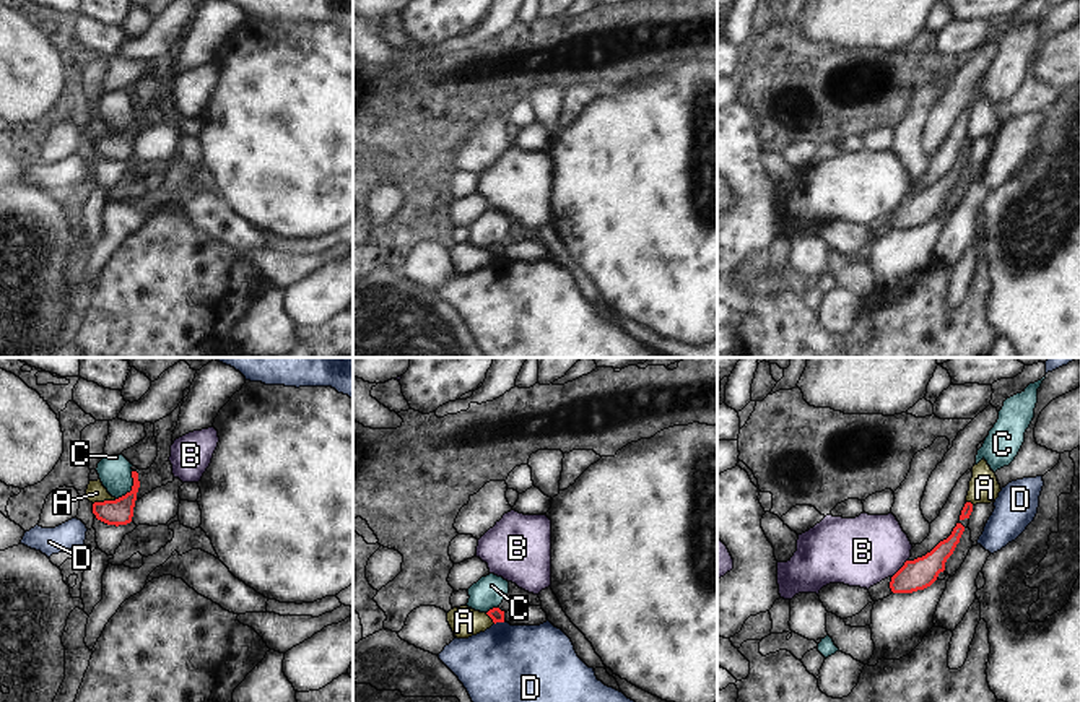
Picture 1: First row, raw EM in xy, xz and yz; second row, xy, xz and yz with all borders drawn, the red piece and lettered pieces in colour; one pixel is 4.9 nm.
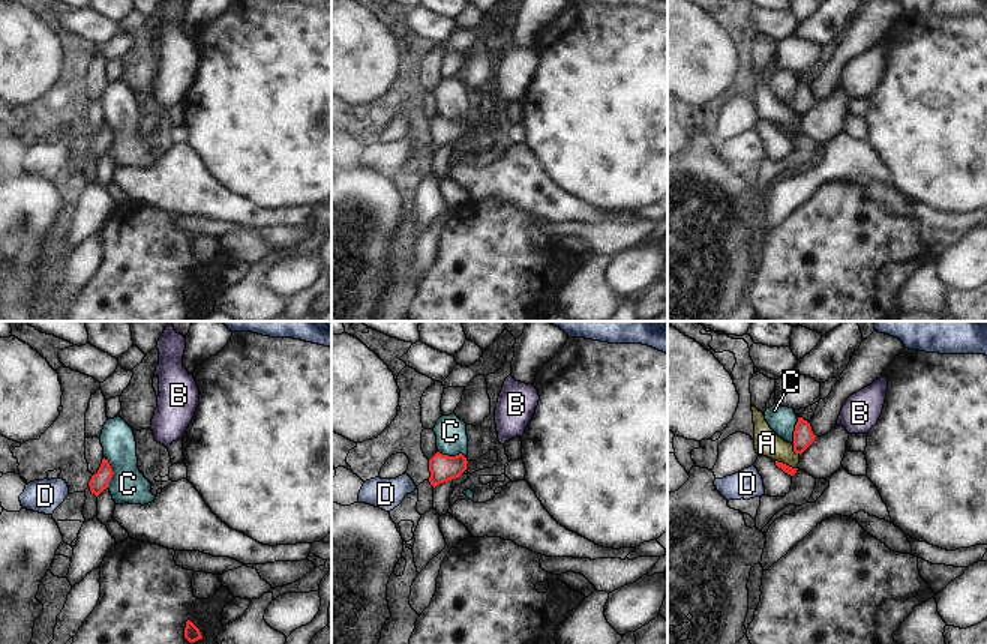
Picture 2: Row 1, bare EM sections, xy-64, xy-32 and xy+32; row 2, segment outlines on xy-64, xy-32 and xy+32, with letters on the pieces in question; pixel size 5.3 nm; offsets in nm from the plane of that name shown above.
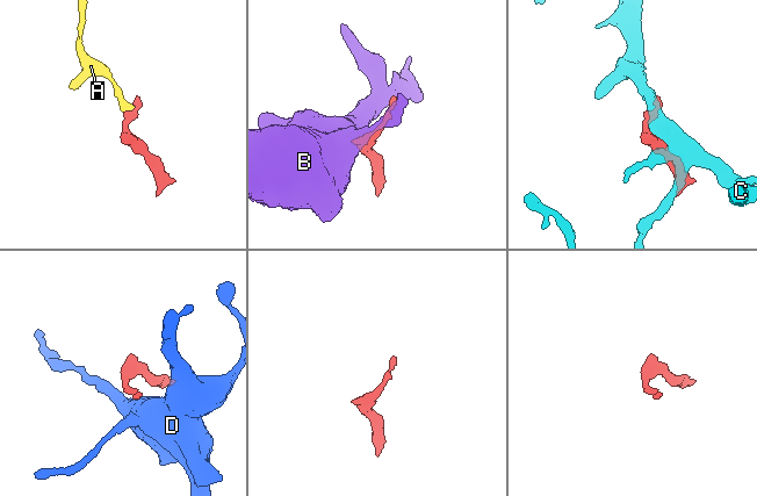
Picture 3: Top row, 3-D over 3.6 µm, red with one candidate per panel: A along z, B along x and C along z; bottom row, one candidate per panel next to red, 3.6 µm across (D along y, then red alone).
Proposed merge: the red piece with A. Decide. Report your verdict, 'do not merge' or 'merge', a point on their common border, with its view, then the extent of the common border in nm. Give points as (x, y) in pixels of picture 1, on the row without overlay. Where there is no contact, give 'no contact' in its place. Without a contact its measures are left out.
do not merge | xy (104, 137) | 120 nm

